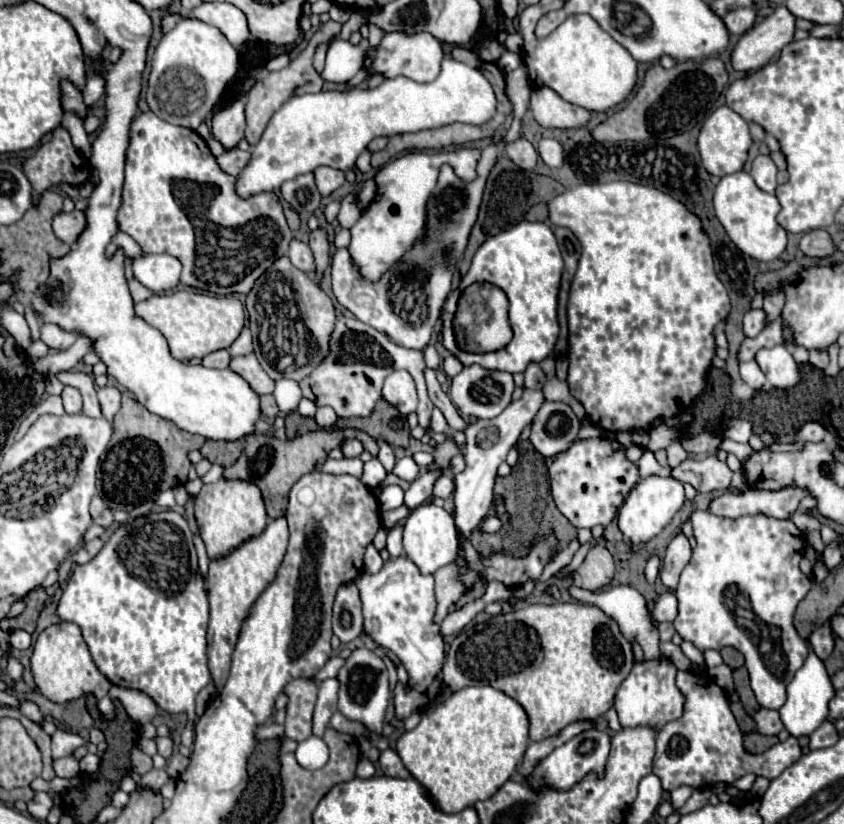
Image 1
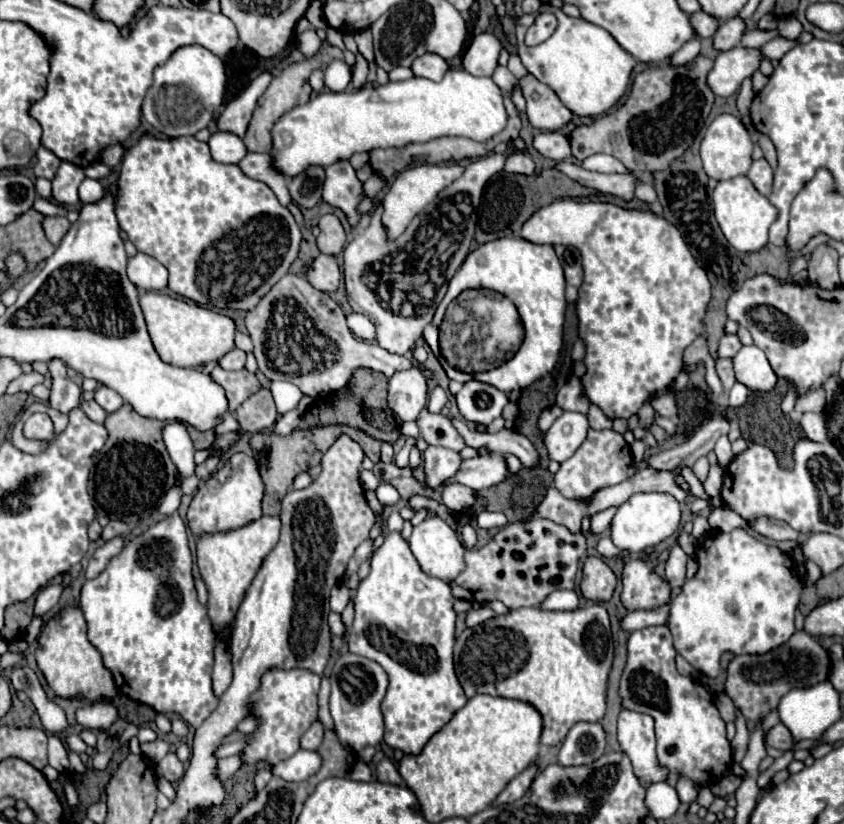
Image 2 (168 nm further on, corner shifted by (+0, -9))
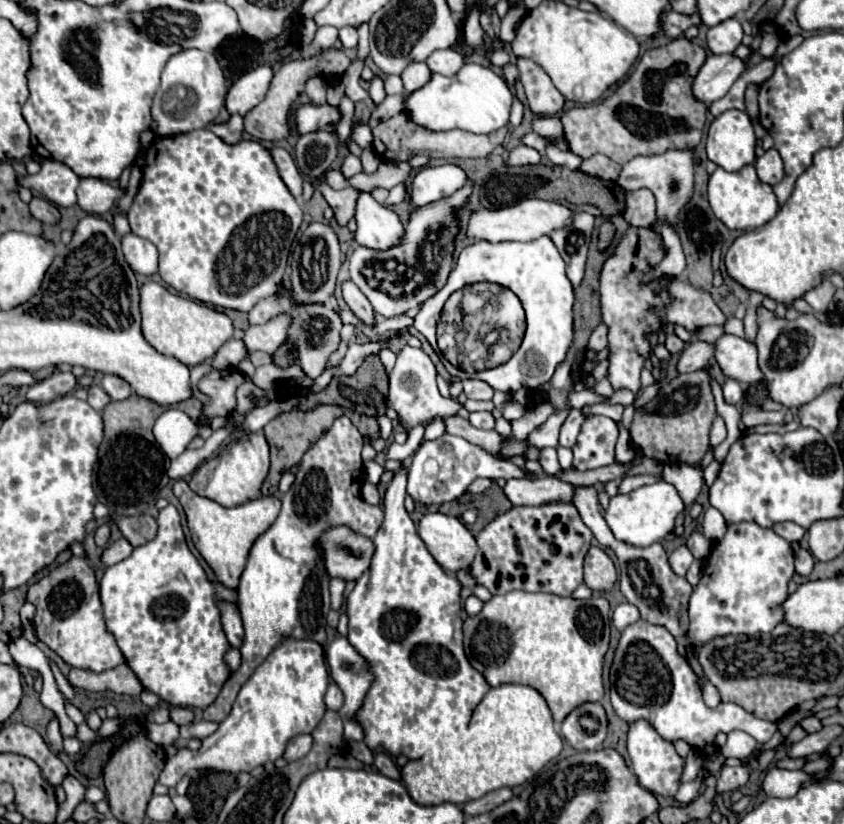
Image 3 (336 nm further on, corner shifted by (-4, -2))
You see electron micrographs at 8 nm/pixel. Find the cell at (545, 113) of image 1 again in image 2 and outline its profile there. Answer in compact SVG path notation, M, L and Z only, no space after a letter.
M525 76L521 80L521 88L527 100L525 112L533 128L543 132L557 132L571 122L573 112L557 98L549 86L541 84L533 76Z

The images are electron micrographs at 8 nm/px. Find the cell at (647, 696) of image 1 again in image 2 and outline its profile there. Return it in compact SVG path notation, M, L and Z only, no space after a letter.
M623 708L617 738L621 750L631 758L633 770L643 780L643 786L665 780L667 772L659 766L655 756L655 720L651 716Z

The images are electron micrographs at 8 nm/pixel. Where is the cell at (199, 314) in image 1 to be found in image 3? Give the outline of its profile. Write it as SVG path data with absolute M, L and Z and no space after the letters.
M147 281L139 289L141 301L141 333L145 341L163 355L175 357L187 367L199 365L211 359L217 349L233 337L233 323L225 313L219 313L205 303L191 301L181 295L169 293L163 285L155 281Z

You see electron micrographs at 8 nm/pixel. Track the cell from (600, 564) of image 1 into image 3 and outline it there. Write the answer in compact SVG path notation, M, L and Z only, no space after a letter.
M591 547L585 557L585 583L593 591L609 591L617 581L611 557L601 547Z

